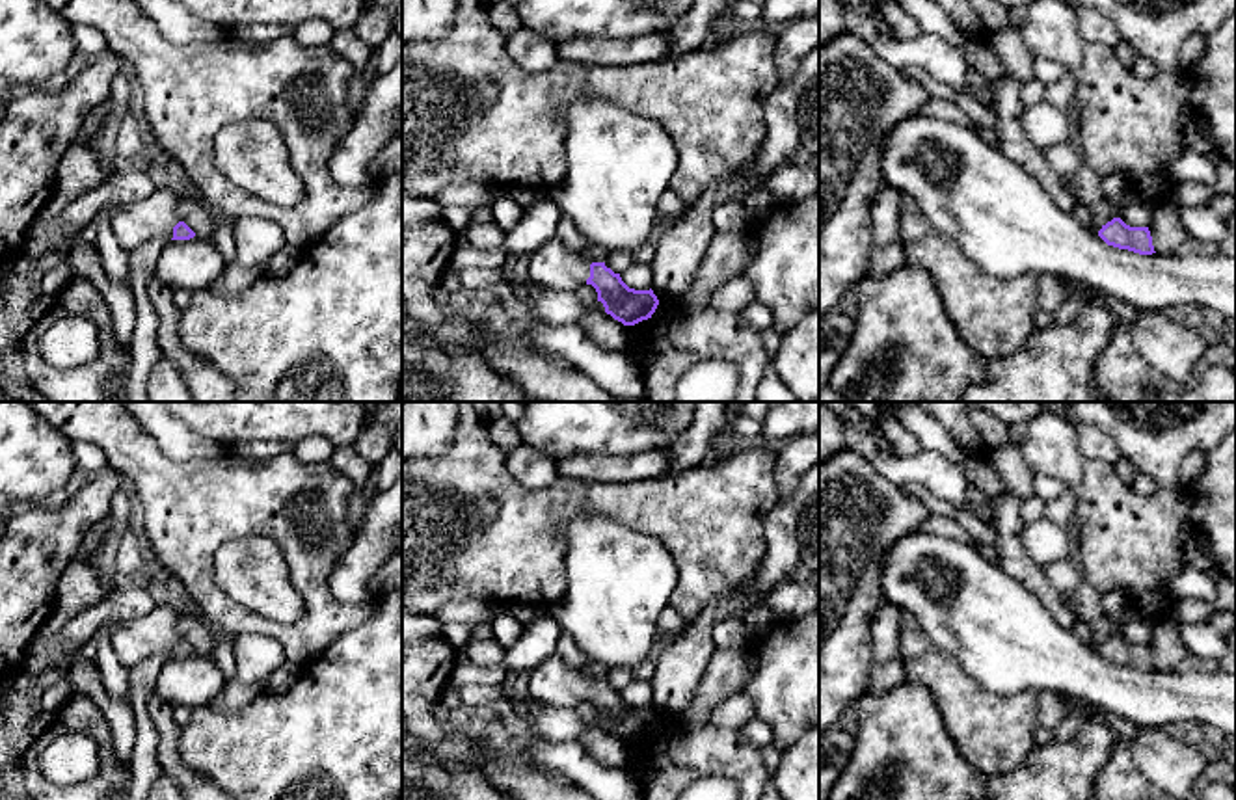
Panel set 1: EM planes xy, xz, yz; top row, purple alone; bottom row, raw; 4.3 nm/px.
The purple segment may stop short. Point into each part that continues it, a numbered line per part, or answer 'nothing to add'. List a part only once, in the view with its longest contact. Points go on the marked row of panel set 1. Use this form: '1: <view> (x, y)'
1: xy (134, 224)

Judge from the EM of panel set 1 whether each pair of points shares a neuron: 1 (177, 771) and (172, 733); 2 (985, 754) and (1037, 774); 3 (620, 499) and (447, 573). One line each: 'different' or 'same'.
1: same
2: different
3: same

